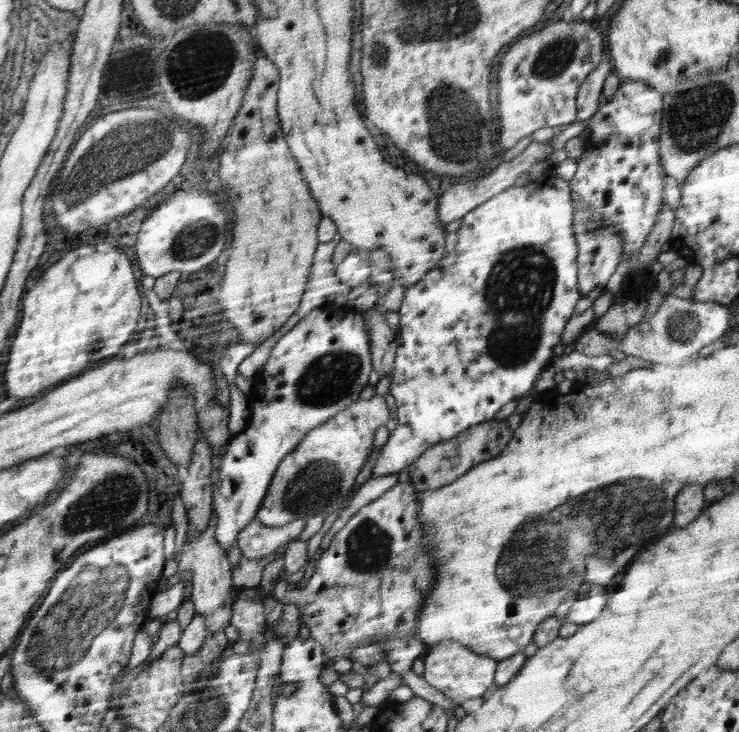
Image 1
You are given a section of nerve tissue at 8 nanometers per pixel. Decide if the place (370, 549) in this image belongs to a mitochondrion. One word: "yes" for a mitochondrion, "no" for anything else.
yes

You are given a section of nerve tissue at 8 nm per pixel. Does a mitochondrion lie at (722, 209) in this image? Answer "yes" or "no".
no

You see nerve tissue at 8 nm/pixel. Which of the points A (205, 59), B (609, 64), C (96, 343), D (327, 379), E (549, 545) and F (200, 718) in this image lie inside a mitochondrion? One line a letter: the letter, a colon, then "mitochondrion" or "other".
A: mitochondrion
B: other
C: mitochondrion
D: mitochondrion
E: mitochondrion
F: mitochondrion

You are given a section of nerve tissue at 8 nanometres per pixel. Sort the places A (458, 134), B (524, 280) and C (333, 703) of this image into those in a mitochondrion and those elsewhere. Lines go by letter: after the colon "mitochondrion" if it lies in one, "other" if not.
A: mitochondrion
B: mitochondrion
C: other

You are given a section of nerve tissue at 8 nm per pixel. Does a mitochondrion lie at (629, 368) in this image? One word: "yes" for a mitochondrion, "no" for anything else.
no

